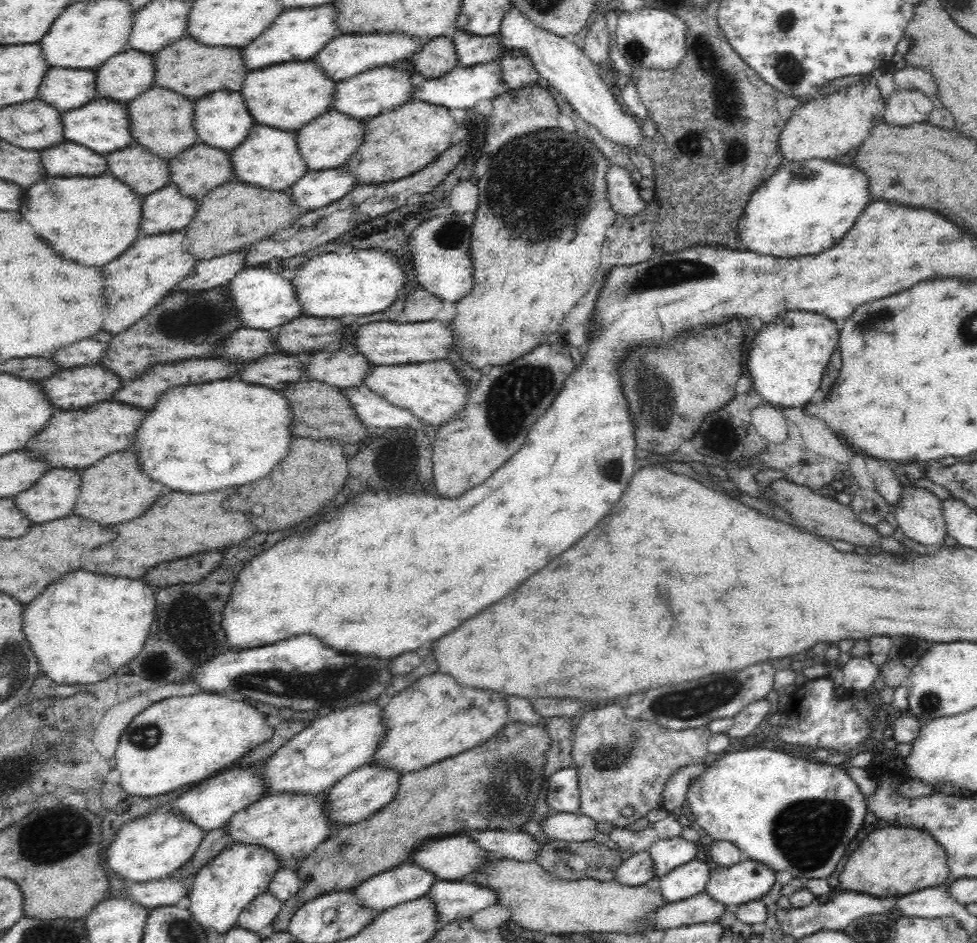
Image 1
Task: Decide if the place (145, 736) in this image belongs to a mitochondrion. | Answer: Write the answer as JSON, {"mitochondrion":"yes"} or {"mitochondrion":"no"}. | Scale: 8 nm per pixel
{"mitochondrion":"yes"}

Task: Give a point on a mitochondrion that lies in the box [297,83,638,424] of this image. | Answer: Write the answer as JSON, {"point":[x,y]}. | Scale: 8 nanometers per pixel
{"point":[541,219]}

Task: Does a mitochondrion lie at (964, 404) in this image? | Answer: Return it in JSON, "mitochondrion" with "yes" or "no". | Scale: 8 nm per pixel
{"mitochondrion":"no"}

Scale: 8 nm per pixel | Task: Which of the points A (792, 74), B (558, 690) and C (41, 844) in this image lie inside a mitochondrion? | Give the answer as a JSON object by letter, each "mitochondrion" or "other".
{"A":"mitochondrion","B":"other","C":"mitochondrion"}

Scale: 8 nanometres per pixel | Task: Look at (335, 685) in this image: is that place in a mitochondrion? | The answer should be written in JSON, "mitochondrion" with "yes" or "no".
{"mitochondrion":"yes"}

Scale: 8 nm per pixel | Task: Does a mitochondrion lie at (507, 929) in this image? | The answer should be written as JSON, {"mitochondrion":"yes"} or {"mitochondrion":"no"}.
{"mitochondrion":"no"}

